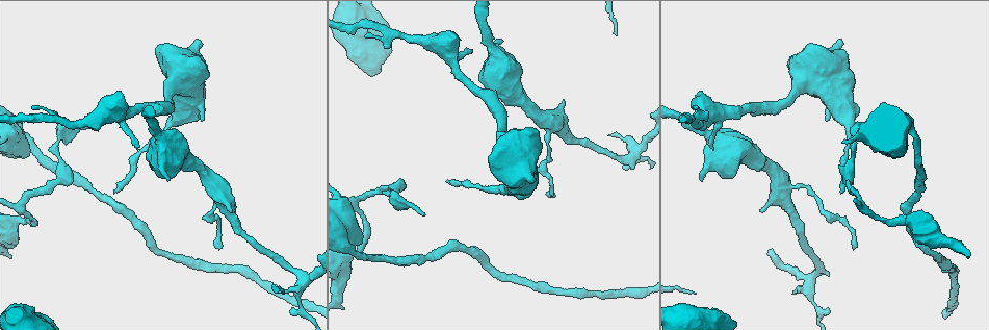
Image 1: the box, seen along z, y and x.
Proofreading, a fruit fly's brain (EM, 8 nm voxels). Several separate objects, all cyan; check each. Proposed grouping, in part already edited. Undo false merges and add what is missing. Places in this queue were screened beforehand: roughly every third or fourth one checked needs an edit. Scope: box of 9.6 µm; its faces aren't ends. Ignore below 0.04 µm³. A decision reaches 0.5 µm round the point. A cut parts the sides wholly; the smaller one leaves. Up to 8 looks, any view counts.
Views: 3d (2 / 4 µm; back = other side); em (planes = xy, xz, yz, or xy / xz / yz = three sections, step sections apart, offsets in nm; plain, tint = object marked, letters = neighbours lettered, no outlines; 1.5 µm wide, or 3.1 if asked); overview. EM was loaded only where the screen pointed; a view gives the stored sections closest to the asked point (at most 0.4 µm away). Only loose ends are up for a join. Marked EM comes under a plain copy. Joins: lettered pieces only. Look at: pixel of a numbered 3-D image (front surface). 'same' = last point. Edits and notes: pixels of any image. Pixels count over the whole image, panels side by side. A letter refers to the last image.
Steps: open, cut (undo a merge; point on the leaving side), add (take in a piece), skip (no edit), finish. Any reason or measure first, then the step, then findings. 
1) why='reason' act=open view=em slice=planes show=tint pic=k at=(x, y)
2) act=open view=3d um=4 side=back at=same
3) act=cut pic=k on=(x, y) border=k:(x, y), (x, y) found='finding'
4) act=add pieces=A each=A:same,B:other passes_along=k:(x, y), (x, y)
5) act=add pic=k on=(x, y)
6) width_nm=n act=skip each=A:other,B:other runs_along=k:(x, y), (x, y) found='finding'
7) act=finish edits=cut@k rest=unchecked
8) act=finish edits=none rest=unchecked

why='thin arm on a thick one' act=open view=3d um=4 pic=1 at=(789, 188)

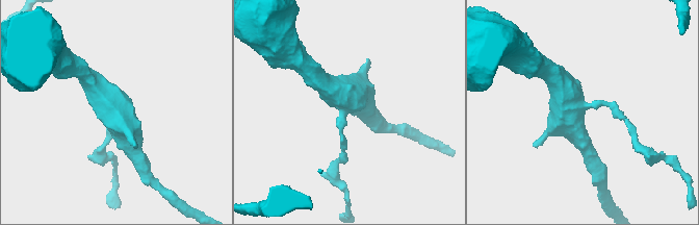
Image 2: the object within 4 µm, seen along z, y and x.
act=open view=em um=3.1 slice=yz step=16 show=tint pic=2 at=(109, 104)

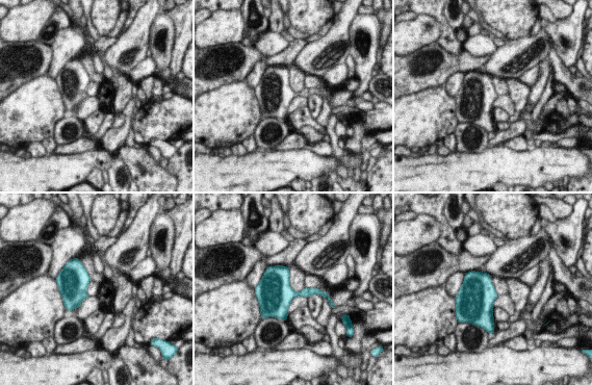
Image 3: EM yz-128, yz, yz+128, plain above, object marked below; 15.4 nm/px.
why='cut it another way' act=open view=em um=3.1 slice=planes show=letters at=same

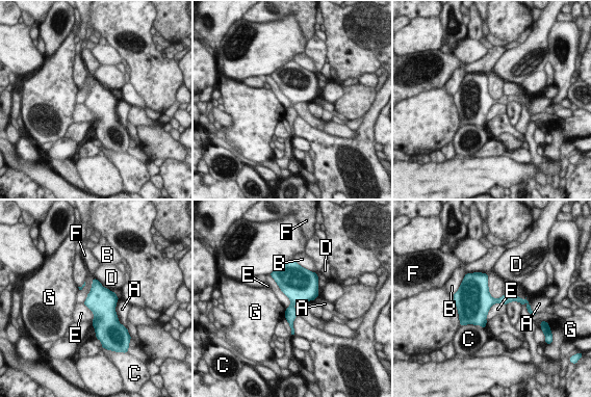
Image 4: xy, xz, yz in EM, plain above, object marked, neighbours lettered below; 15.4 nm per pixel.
longest_contact=E:420nm act=skip each=A:other,B:other,C:other,D:other,E:other,F:other,G:other found='continuous, no second neuron'

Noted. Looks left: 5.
why='thick end' act=open view=em slice=planes show=tint pic=1 at=(454, 39)

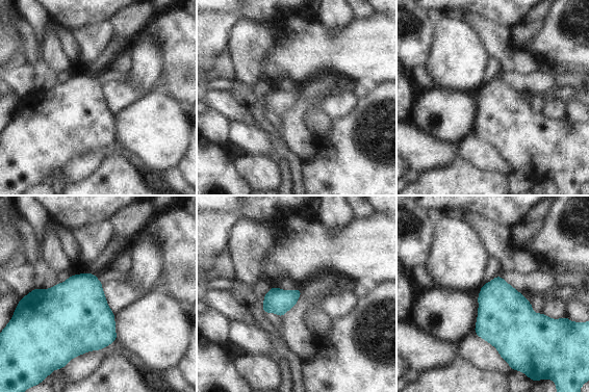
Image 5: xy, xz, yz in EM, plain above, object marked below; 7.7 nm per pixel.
why='see the neighbours' act=open view=em slice=planes show=letters at=same

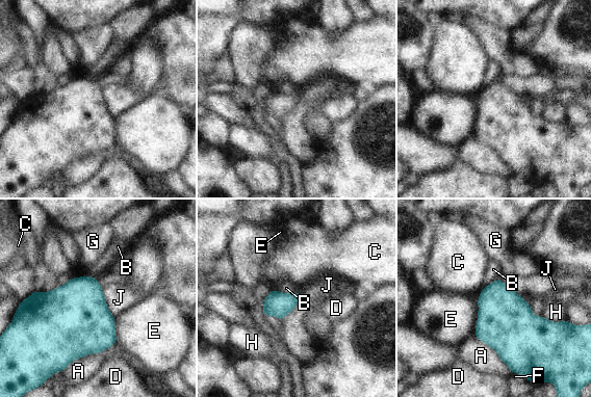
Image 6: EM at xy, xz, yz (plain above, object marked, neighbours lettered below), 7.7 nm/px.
width_nm=440 act=skip each=A:other,B:other,C:other,D:other,E:other,F:other,G:other,H:other,J:other border=6:(101, 287), (106, 307), (113, 317) found='none of them fits'

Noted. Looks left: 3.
why='thick turns thin' act=open view=3d um=4 side=back pic=1 at=(347, 258)

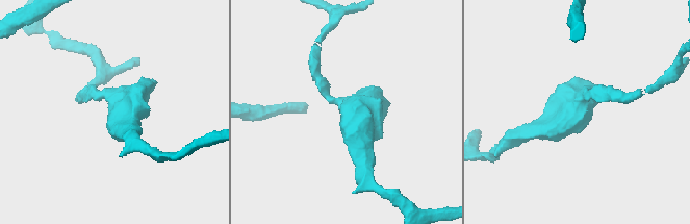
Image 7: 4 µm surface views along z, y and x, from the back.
why='now the EM' act=open view=em slice=planes show=letters pic=7 at=(114, 100)

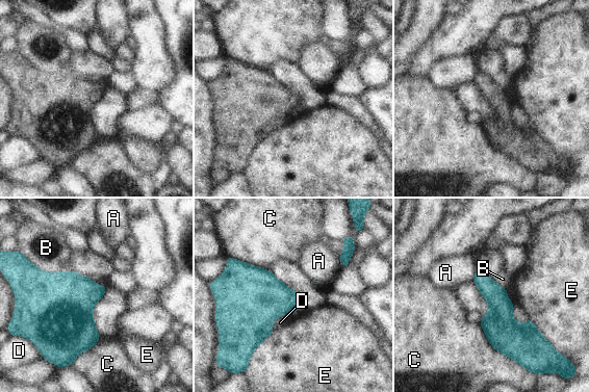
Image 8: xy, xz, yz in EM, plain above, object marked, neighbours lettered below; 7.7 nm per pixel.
width_nm=190 longest_contact=C:460nm act=skip each=A:other,B:other,C:other,D:other,E:other found='continuous, no second neuron'

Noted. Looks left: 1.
act=finish edits=none rest=unchecked

